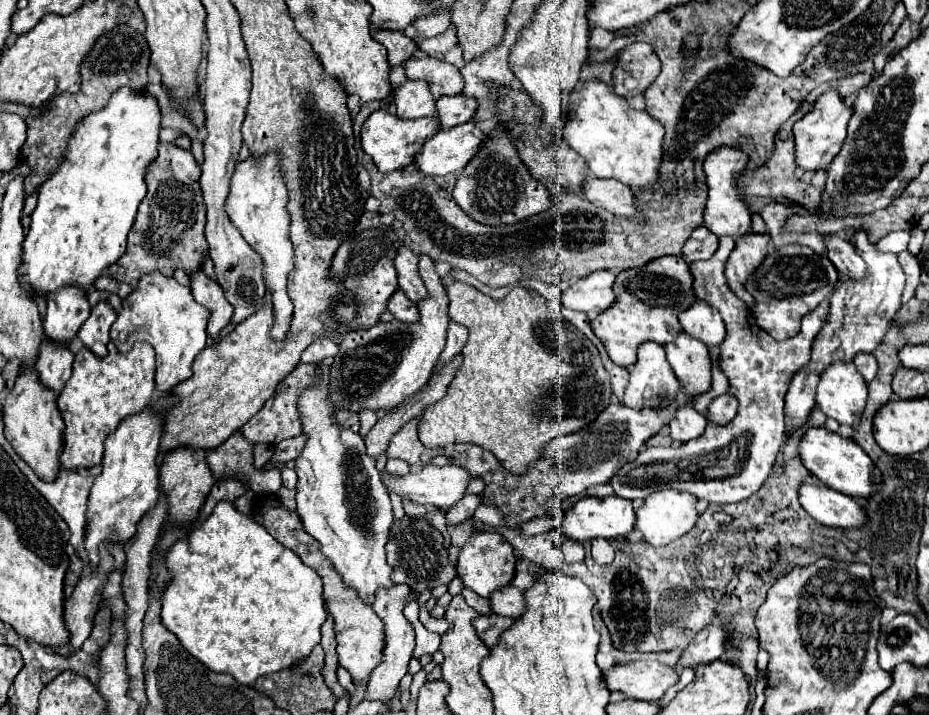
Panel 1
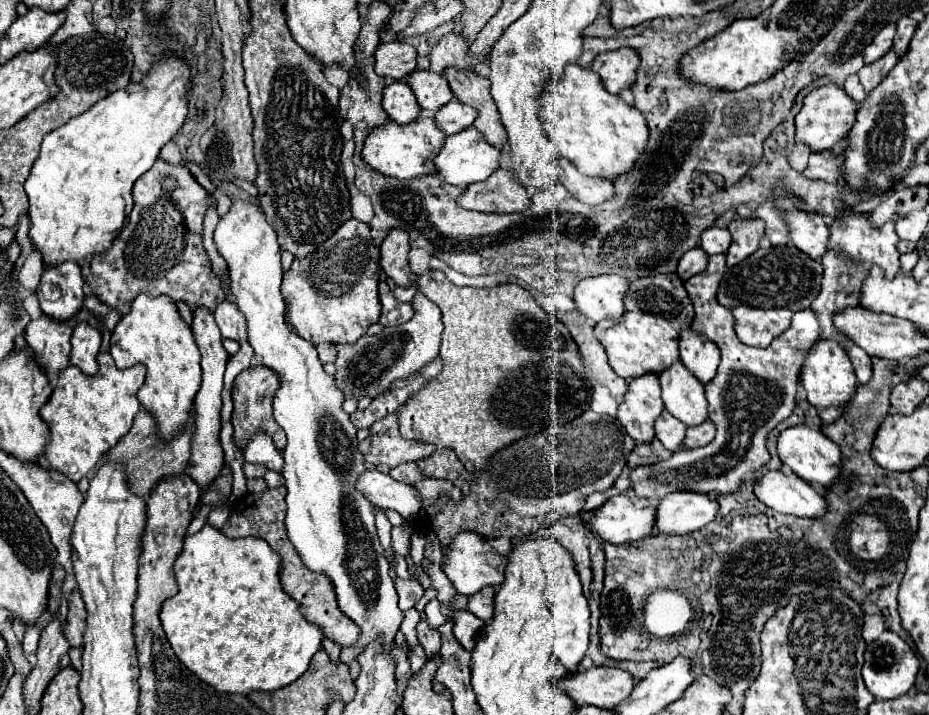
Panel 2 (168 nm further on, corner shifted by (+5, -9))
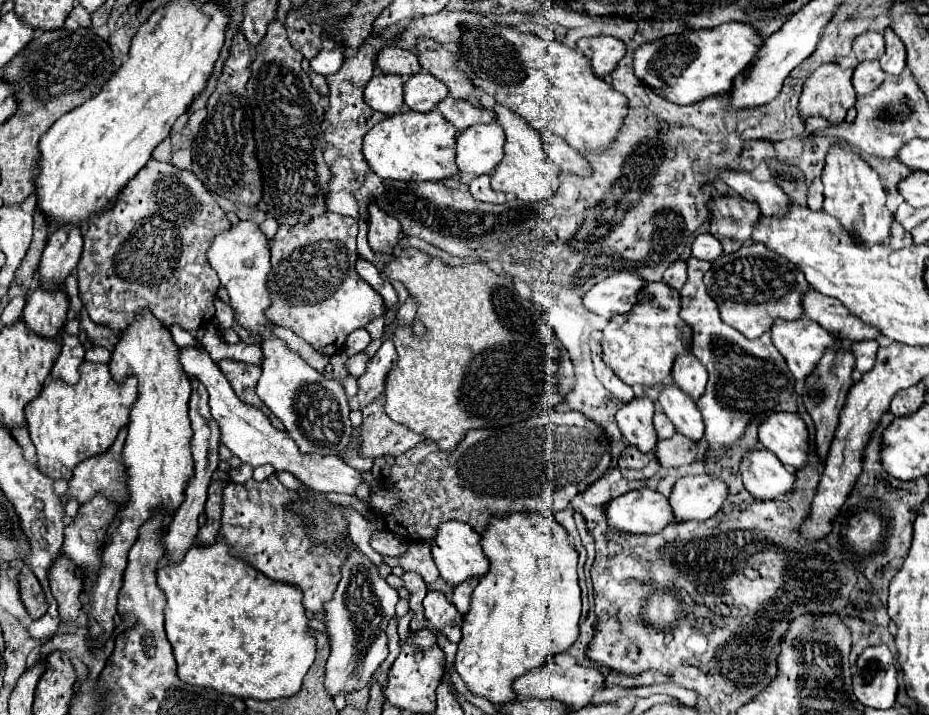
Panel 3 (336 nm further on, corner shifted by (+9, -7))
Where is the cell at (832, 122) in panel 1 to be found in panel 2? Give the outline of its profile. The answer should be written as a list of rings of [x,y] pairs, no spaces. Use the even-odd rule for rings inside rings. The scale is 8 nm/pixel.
[[[826,83],[812,89],[804,99],[802,111],[796,115],[796,141],[806,143],[812,151],[828,151],[852,129],[856,111],[858,103],[836,83]]]

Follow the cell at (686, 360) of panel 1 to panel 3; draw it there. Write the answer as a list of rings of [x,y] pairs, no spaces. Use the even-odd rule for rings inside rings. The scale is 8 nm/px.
[[[666,383],[658,395],[658,403],[662,411],[668,415],[668,419],[674,423],[678,433],[684,433],[686,437],[700,441],[704,433],[702,413],[694,399],[684,393],[676,383]]]

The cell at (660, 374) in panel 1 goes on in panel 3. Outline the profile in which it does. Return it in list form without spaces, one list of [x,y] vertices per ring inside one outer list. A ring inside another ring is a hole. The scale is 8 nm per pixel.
[[[646,395],[634,397],[628,405],[618,409],[616,423],[622,435],[630,441],[630,445],[638,447],[640,451],[652,451],[656,447],[656,431],[652,427],[654,403]]]

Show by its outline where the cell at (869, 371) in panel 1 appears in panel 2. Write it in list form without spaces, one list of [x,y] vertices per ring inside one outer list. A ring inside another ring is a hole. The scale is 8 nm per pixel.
[[[856,345],[848,353],[850,353],[850,361],[854,365],[854,373],[858,377],[858,383],[868,383],[872,379],[872,361],[870,361],[870,355],[866,355],[866,351],[862,351]]]

